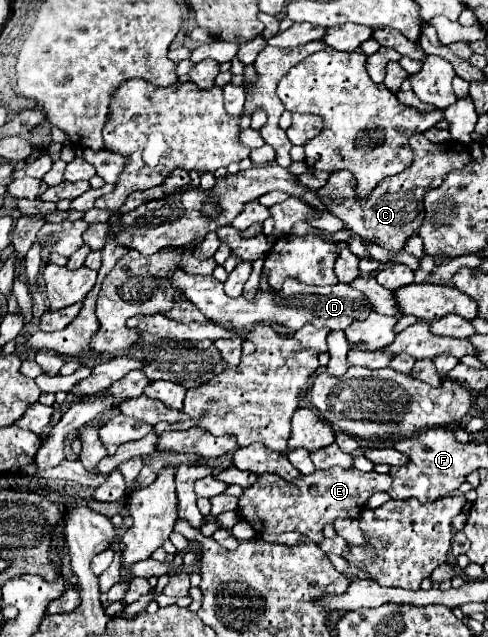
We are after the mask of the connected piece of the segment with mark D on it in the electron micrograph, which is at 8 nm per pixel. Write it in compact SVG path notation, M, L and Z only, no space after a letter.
M176 270L168 278L170 286L182 290L190 302L194 302L202 314L212 318L214 322L230 328L240 330L250 324L260 322L274 322L290 328L292 332L300 330L304 324L312 324L316 328L328 328L328 330L346 330L354 320L364 320L374 308L362 292L352 288L350 284L334 284L334 286L302 286L302 282L286 282L282 292L258 292L258 298L254 302L248 302L242 298L228 298L224 294L222 282L214 280L212 276L190 276L182 270Z

